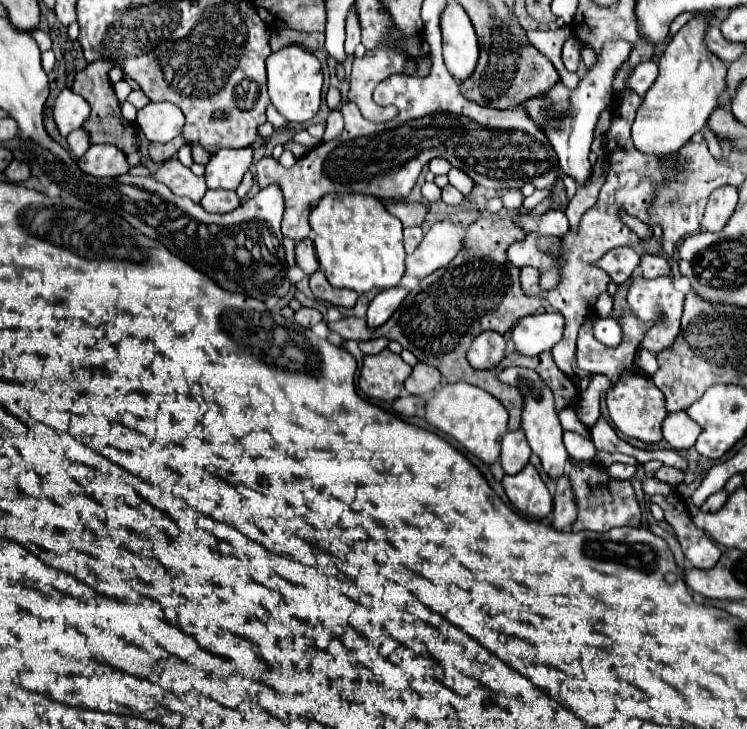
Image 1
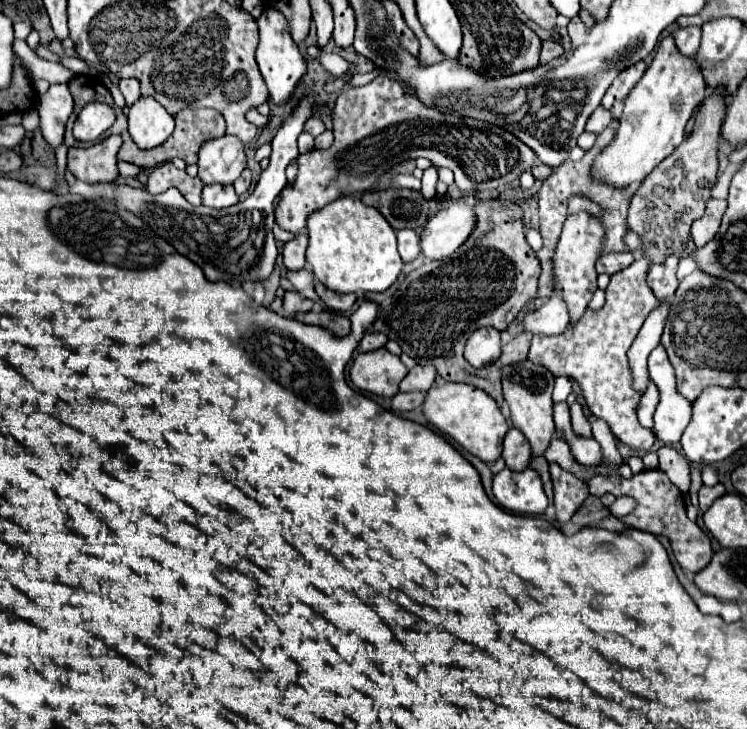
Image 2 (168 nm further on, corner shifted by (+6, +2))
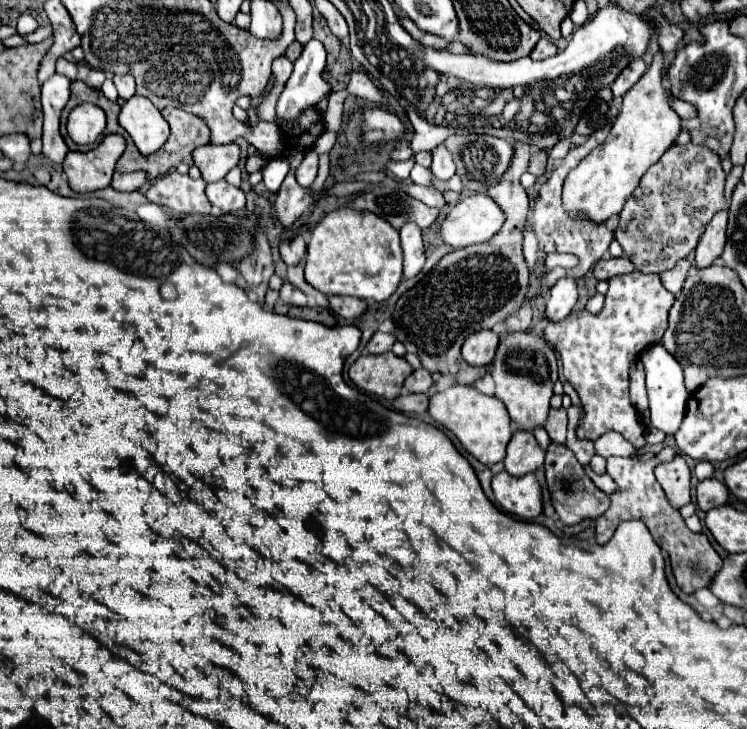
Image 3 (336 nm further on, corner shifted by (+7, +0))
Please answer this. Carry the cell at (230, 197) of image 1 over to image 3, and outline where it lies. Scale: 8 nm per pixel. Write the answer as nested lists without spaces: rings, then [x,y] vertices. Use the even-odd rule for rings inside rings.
[[[227,181],[209,183],[207,185],[207,199],[221,213],[239,211],[245,207],[245,193],[233,185],[229,185]]]

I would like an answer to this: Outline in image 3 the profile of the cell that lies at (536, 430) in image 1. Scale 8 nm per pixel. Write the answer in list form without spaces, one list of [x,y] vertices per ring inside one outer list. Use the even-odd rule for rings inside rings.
[[[511,333],[501,339],[491,375],[495,381],[495,397],[505,403],[511,421],[515,421],[519,429],[533,431],[535,427],[545,425],[549,399],[553,397],[553,385],[557,381],[557,359],[543,337],[533,333]]]

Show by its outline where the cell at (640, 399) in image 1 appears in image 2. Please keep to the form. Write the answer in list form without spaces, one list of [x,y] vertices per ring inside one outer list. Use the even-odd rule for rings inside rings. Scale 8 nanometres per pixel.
[[[638,257],[630,267],[614,273],[606,287],[606,303],[602,309],[588,309],[582,319],[562,335],[532,337],[528,353],[532,363],[546,365],[556,377],[572,377],[580,385],[582,397],[592,415],[604,419],[610,425],[610,431],[634,451],[648,451],[656,441],[656,435],[638,423],[636,409],[640,395],[632,389],[632,373],[626,359],[626,351],[636,339],[646,317],[662,305],[646,283],[648,267],[650,261],[646,257]]]

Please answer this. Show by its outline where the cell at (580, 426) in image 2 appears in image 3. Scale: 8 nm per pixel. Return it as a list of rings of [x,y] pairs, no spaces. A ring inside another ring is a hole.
[[[609,431],[605,435],[601,435],[597,441],[595,441],[595,451],[597,455],[601,457],[611,457],[611,455],[621,455],[621,457],[631,457],[635,453],[635,447],[623,439],[621,433],[615,433],[615,431]]]

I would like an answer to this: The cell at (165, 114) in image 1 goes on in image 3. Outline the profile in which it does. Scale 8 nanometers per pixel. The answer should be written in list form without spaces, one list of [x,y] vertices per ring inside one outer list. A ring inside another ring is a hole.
[[[141,95],[123,103],[119,123],[143,155],[151,155],[161,149],[169,137],[169,123],[163,119],[161,111]]]

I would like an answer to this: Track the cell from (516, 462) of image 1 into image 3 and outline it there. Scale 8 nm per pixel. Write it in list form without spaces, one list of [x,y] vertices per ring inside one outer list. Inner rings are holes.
[[[515,431],[507,445],[507,455],[503,463],[505,463],[505,471],[509,471],[515,477],[521,477],[531,471],[537,471],[543,465],[543,459],[545,459],[545,453],[537,445],[533,433]]]

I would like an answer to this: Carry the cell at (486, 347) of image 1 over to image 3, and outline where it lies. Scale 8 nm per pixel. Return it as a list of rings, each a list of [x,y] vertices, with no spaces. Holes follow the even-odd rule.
[[[481,329],[465,339],[461,353],[469,365],[483,367],[493,361],[497,345],[499,345],[499,335],[491,329]]]

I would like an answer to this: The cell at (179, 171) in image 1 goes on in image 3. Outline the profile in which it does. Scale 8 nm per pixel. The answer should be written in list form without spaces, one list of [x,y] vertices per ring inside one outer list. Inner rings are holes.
[[[177,171],[159,177],[149,187],[147,199],[175,213],[211,213],[211,205],[205,197],[205,181],[193,181],[189,175]]]

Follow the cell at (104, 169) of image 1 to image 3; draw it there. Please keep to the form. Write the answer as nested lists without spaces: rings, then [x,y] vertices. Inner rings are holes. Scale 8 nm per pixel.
[[[105,135],[103,141],[91,151],[69,151],[63,161],[63,171],[69,185],[77,193],[91,193],[111,185],[115,163],[125,151],[121,135]]]

